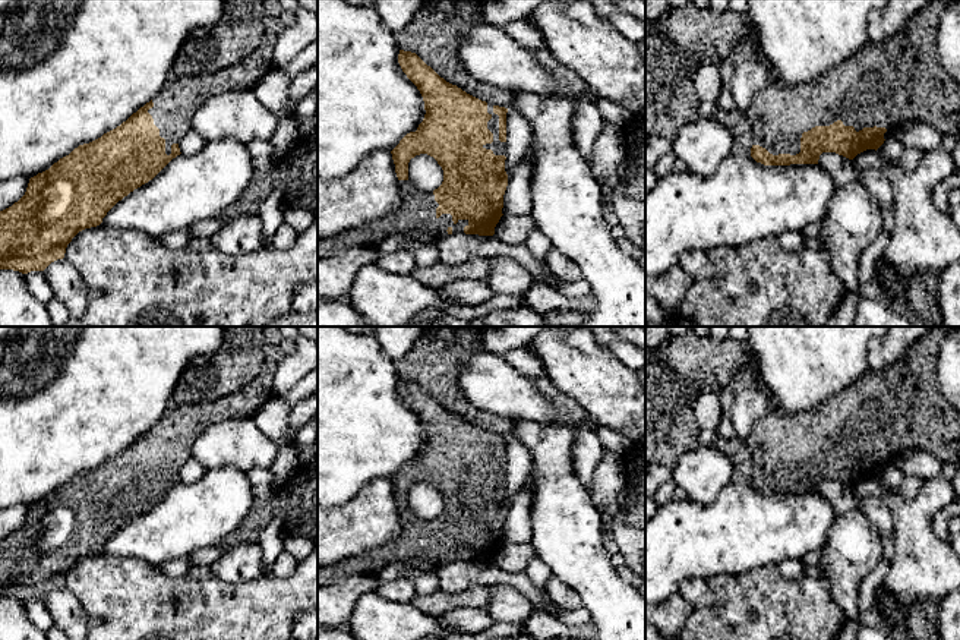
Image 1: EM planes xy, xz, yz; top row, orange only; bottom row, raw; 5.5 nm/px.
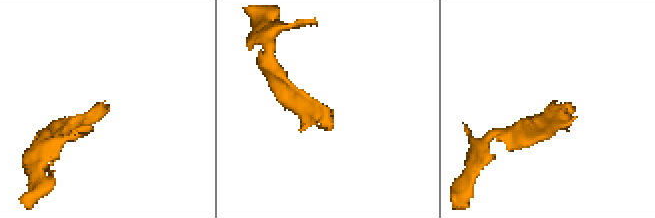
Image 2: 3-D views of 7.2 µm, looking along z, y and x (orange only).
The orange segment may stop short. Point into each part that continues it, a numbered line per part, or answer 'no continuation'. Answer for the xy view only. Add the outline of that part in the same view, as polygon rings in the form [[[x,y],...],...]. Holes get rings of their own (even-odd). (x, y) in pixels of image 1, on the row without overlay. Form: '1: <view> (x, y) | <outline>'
1: xy (177, 429) | [[[263,327],[263,371],[239,392],[215,403],[168,406],[152,426],[154,435],[148,438],[160,464],[165,467],[167,483],[171,482],[171,473],[180,472],[190,460],[192,445],[209,425],[225,419],[253,417],[275,394],[275,371],[285,356],[281,341],[278,327]]]

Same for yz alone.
1: yz (897, 409) | [[[931,327],[897,363],[863,373],[812,410],[790,414],[771,407],[755,420],[745,442],[752,458],[752,473],[760,473],[773,483],[796,483],[800,480],[803,460],[837,448],[853,454],[856,460],[863,455],[885,455],[884,467],[913,448],[934,454],[942,464],[960,466],[960,413],[948,404],[937,378],[944,334],[944,327]]]

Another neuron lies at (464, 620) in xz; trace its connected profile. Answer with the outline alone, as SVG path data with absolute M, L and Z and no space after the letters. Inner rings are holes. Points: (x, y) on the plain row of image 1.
M455 608L436 619L446 627L455 628L460 634L477 634L490 628L496 621L487 608Z

